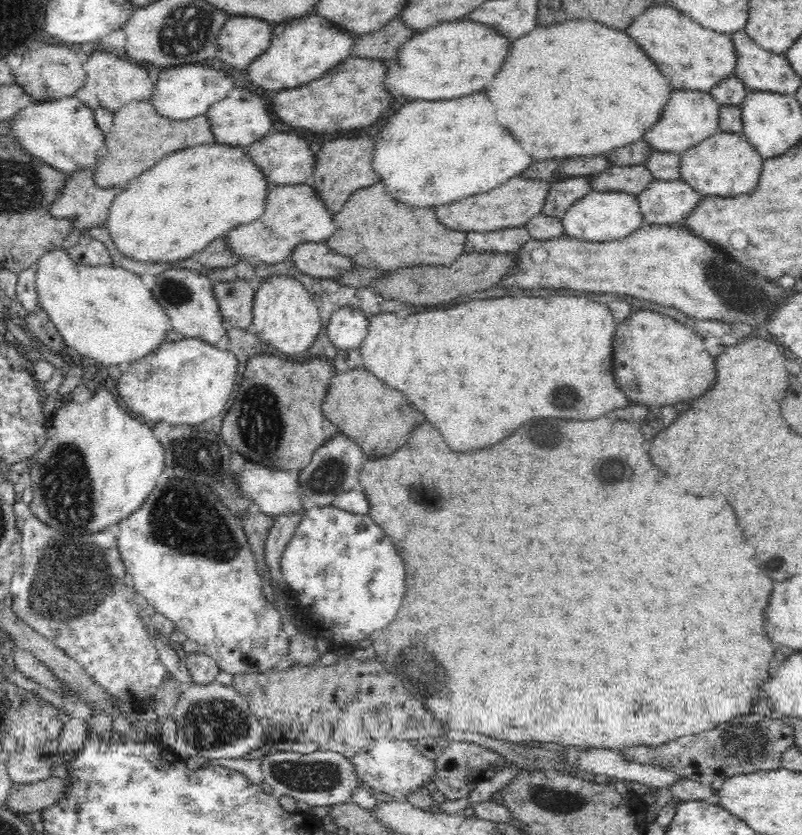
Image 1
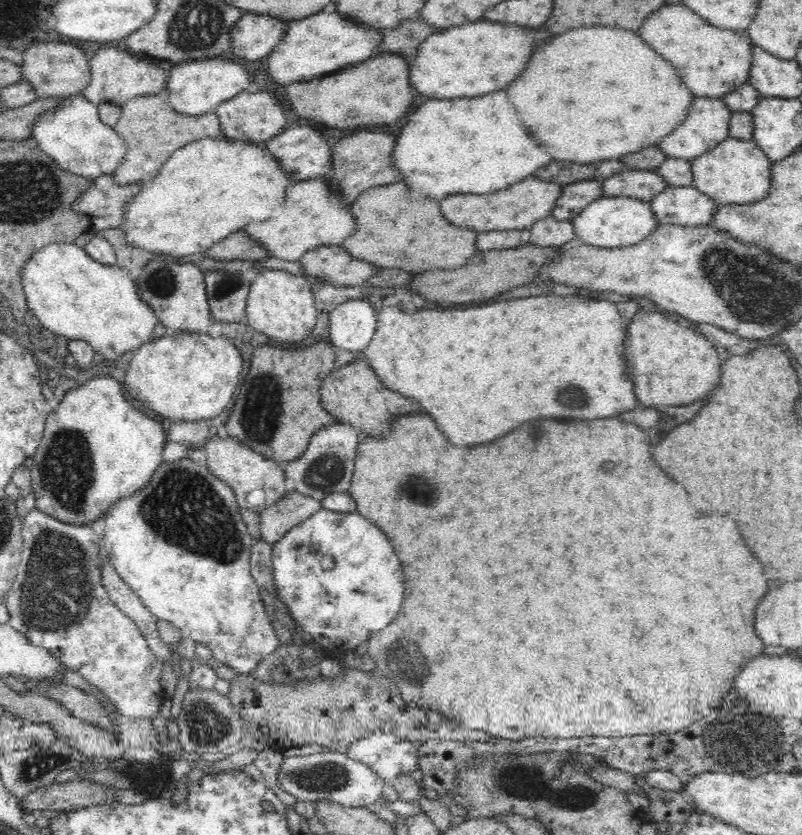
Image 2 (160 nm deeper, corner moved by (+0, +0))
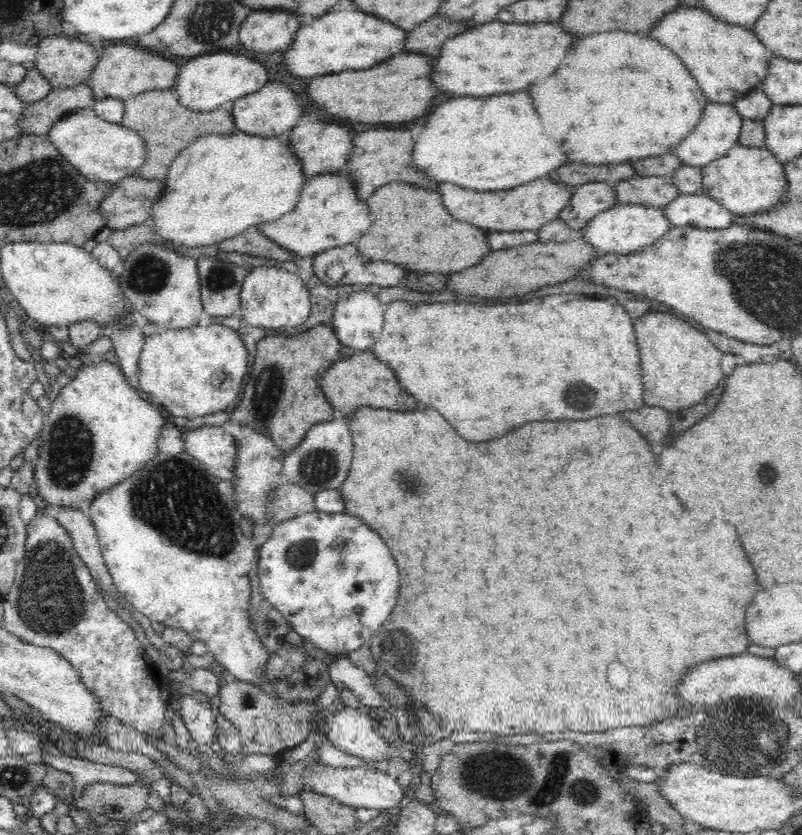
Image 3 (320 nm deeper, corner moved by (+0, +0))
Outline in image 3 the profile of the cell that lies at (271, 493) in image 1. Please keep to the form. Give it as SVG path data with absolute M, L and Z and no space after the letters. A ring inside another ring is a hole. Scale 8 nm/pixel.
M204 426L182 434L184 451L197 458L218 478L234 481L238 478L238 441L223 427Z

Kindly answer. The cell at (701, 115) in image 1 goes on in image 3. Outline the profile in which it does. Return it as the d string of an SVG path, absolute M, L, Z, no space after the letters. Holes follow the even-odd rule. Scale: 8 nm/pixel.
M709 101L694 128L676 145L676 148L673 148L672 152L680 159L682 165L706 166L715 158L726 154L730 147L738 144L742 119L732 103Z

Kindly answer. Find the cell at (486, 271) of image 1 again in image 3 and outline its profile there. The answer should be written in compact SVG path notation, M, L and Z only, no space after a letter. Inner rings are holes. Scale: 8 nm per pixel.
M579 234L566 244L542 244L538 241L510 250L494 250L486 258L482 258L478 266L472 266L458 274L450 274L446 280L446 290L458 296L482 298L506 298L514 294L526 294L562 280L575 279L576 270L588 264L594 254L593 246L588 245Z

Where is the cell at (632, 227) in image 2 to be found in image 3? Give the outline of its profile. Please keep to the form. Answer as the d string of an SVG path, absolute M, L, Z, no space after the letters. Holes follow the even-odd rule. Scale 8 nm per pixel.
M616 203L614 206L594 215L590 222L577 234L588 245L593 246L595 254L606 253L628 254L638 252L642 247L654 244L670 230L670 222L661 208L647 207L638 203Z

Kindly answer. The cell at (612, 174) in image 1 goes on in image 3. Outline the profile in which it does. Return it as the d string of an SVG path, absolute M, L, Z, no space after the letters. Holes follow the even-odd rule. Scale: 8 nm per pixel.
M638 175L619 180L615 187L617 203L638 203L647 207L662 208L679 193L670 176Z

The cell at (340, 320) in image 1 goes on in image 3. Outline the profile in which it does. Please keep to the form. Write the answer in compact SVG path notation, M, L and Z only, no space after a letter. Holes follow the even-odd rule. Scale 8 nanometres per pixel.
M370 290L352 292L336 304L330 325L342 349L366 351L374 346L384 324L384 304Z

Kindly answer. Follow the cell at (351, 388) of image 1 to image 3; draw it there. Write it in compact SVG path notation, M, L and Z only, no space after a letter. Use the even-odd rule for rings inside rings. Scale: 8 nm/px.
M370 349L354 351L350 356L338 359L322 375L320 388L337 416L347 420L354 417L358 410L364 409L366 406L400 410L400 412L408 412L408 410L416 408L416 404L414 404L416 400L398 386L394 374L373 354Z

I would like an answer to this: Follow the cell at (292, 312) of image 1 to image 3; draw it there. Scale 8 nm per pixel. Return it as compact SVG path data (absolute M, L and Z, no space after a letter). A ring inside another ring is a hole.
M258 266L247 274L240 292L241 310L239 315L252 326L283 330L284 333L298 331L310 318L309 287L302 278L286 270L272 266Z

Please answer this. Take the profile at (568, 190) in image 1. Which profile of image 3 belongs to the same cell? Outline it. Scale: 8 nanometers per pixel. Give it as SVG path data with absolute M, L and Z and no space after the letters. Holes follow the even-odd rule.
M606 181L582 183L574 187L570 200L560 212L559 220L579 232L590 222L590 218L616 203L615 187Z

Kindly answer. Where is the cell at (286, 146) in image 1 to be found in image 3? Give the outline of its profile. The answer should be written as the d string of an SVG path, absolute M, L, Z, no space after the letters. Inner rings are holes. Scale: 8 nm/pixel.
M302 122L294 125L284 136L289 151L301 165L302 176L308 179L326 173L341 172L351 153L350 132L328 122Z

